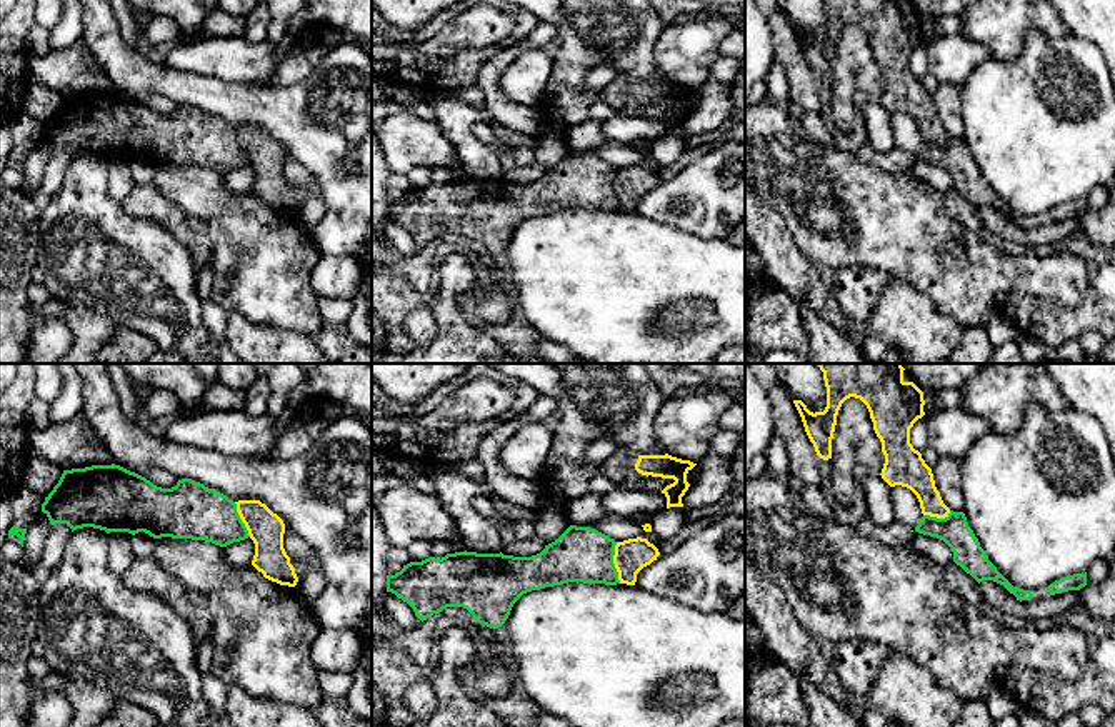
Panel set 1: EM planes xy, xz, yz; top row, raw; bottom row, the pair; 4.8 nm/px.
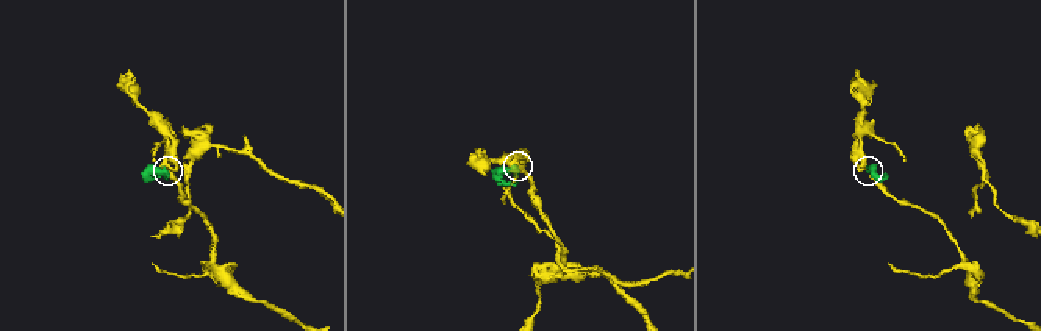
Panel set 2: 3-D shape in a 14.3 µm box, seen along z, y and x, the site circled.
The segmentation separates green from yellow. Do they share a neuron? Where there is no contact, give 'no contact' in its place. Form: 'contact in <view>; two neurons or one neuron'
contact in xz; two neurons

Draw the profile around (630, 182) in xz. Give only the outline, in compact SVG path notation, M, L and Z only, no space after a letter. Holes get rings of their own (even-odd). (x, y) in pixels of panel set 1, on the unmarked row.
M642 163L617 168L613 190L620 210L635 212L637 200L657 187L658 182L658 175Z

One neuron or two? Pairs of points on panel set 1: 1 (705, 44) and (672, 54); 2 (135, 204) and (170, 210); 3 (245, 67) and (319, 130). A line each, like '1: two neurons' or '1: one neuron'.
1: one neuron
2: one neuron
3: two neurons

